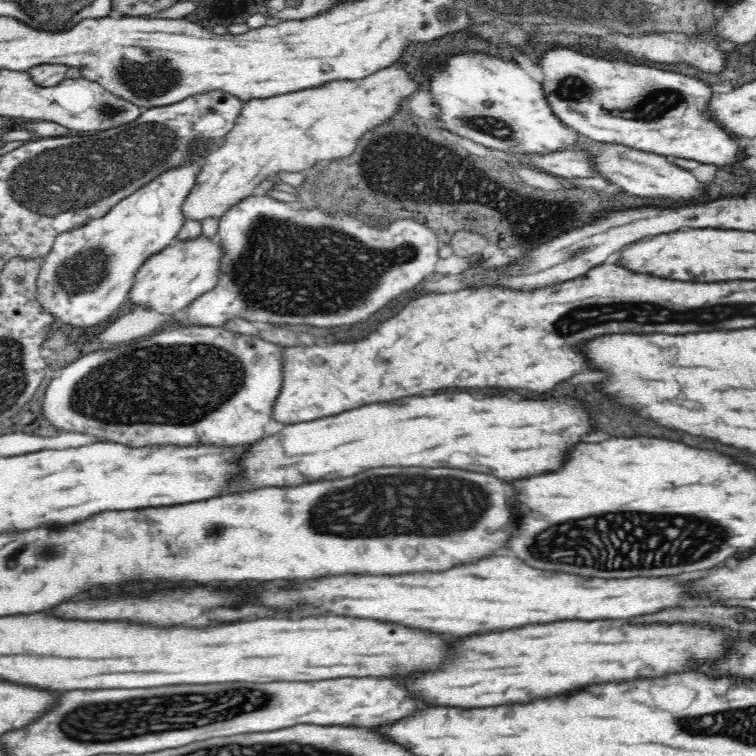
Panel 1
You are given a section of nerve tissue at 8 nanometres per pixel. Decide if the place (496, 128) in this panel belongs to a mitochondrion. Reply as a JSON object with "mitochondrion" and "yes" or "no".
{"mitochondrion":"yes"}

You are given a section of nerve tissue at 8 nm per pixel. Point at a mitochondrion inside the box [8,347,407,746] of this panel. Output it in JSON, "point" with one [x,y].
{"point":[37,465]}

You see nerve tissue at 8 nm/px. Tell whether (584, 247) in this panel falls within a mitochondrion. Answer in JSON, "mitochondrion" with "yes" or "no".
{"mitochondrion":"yes"}

